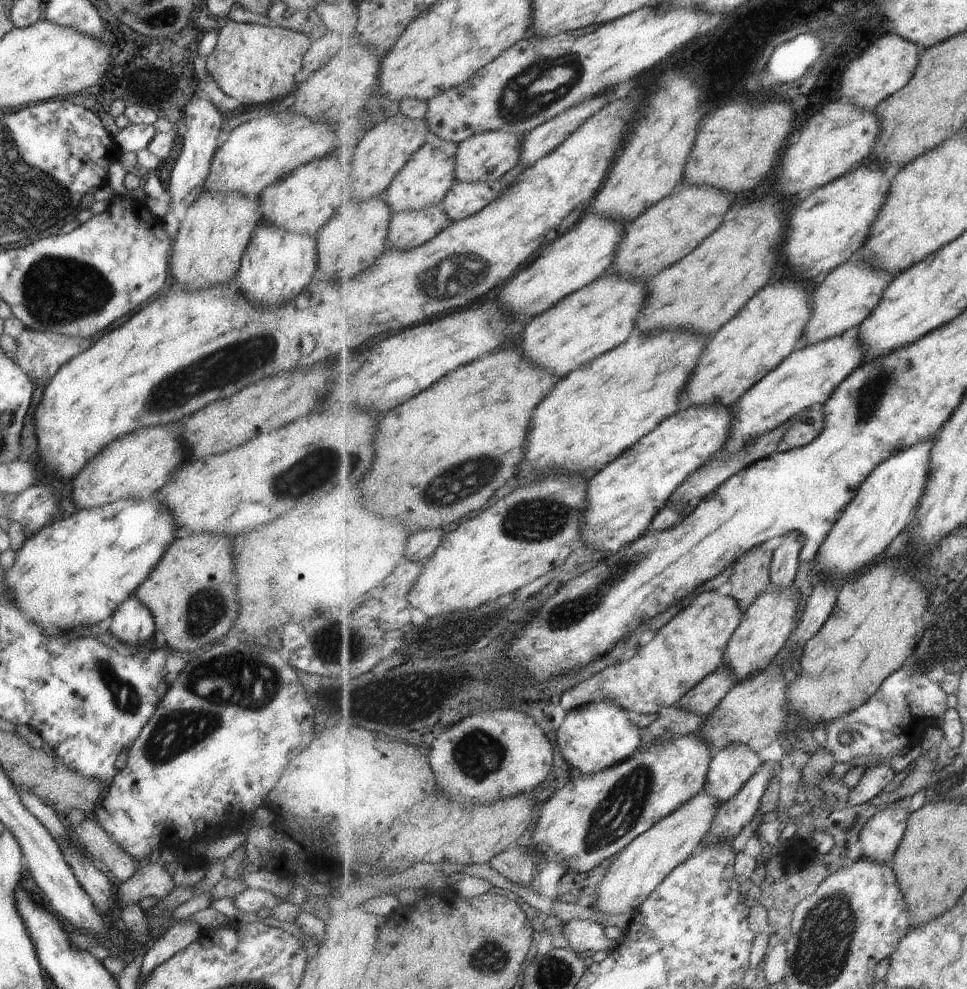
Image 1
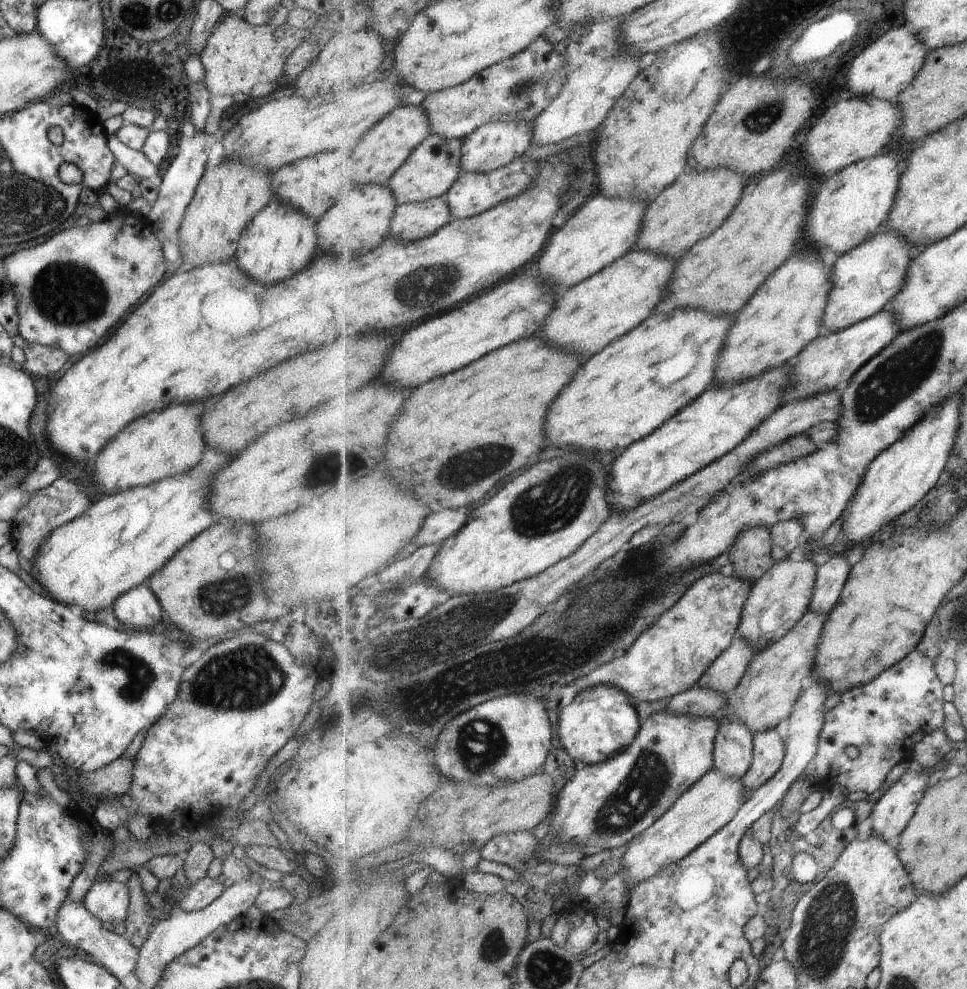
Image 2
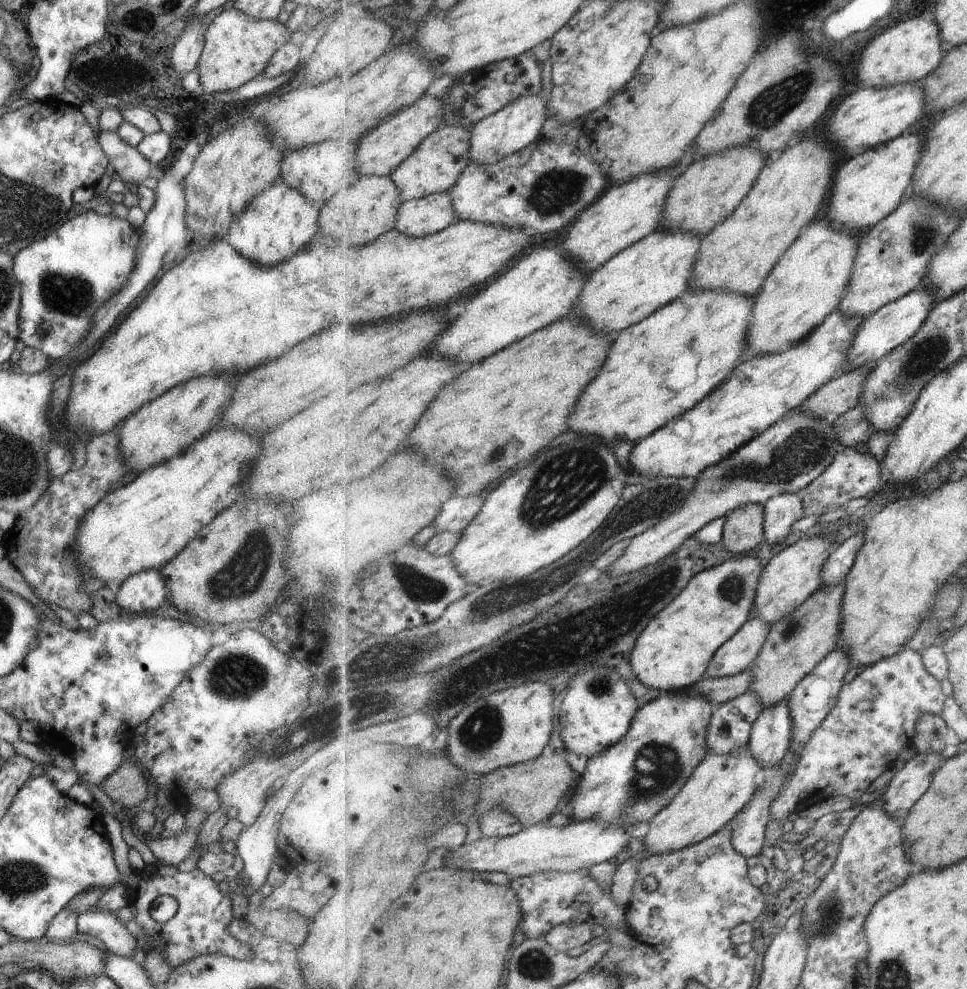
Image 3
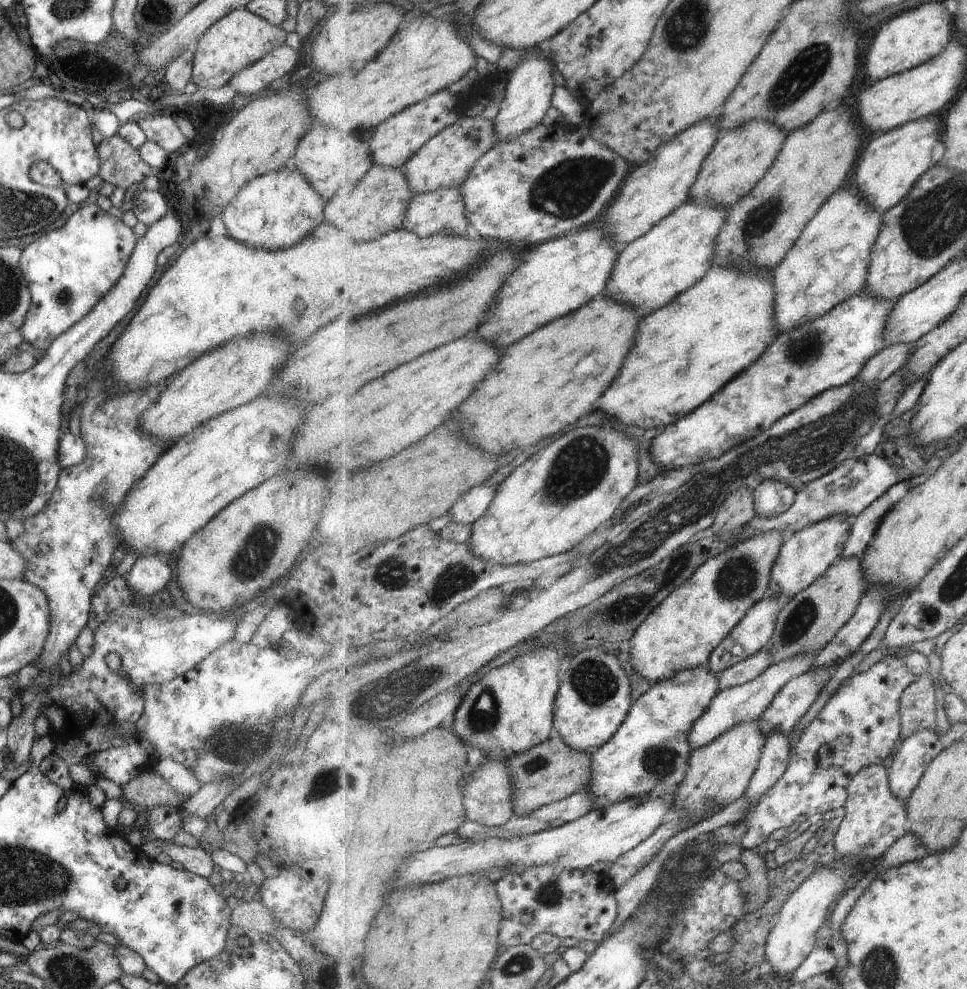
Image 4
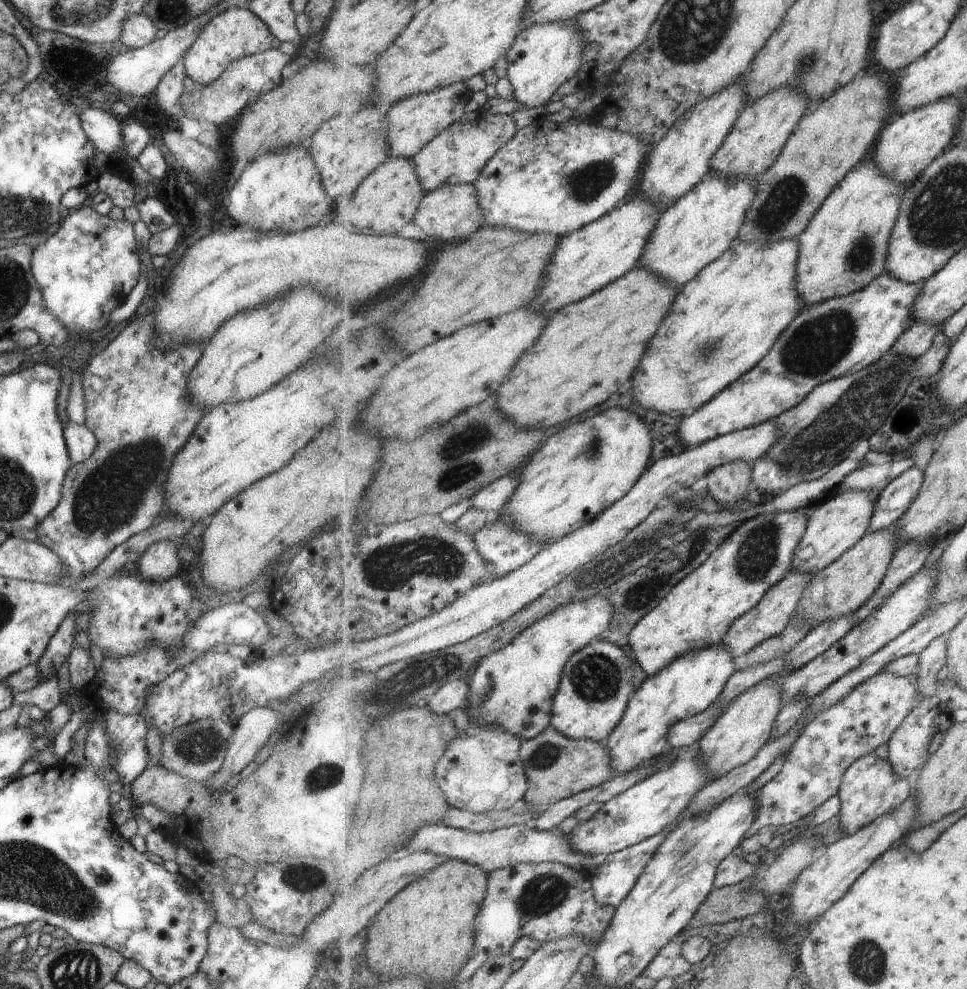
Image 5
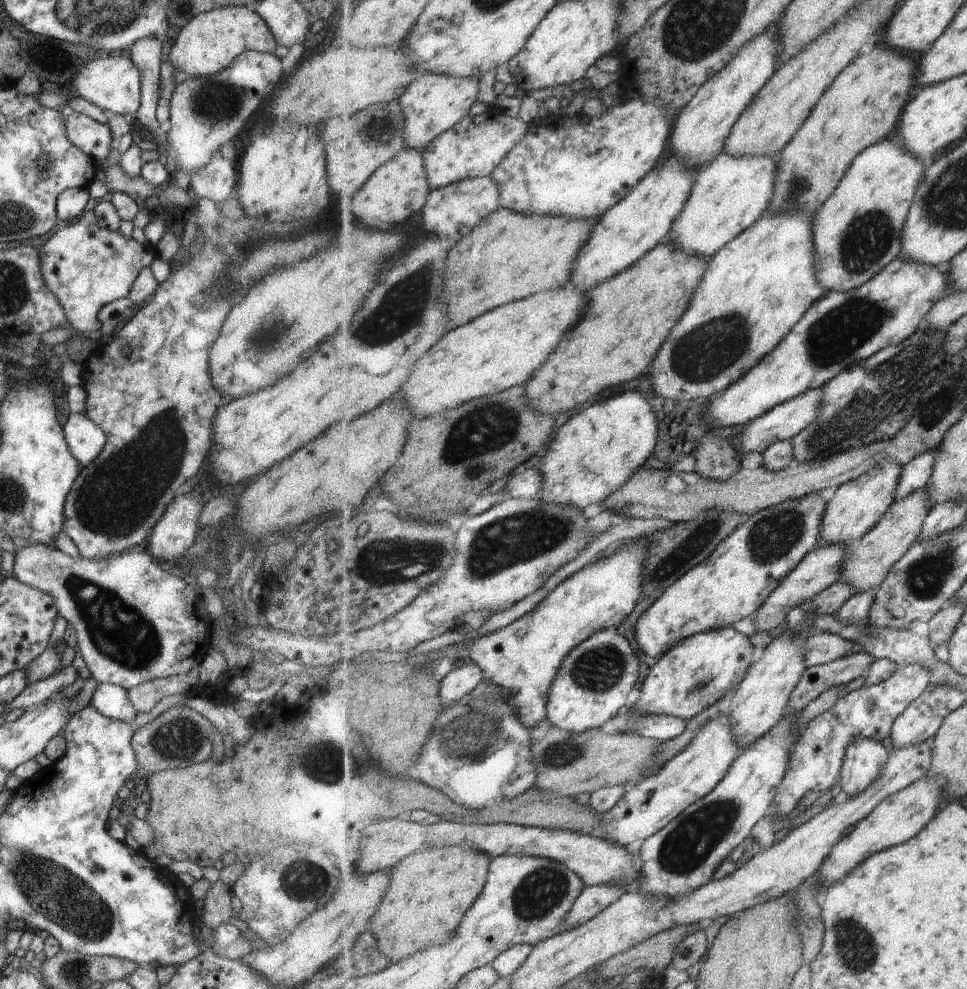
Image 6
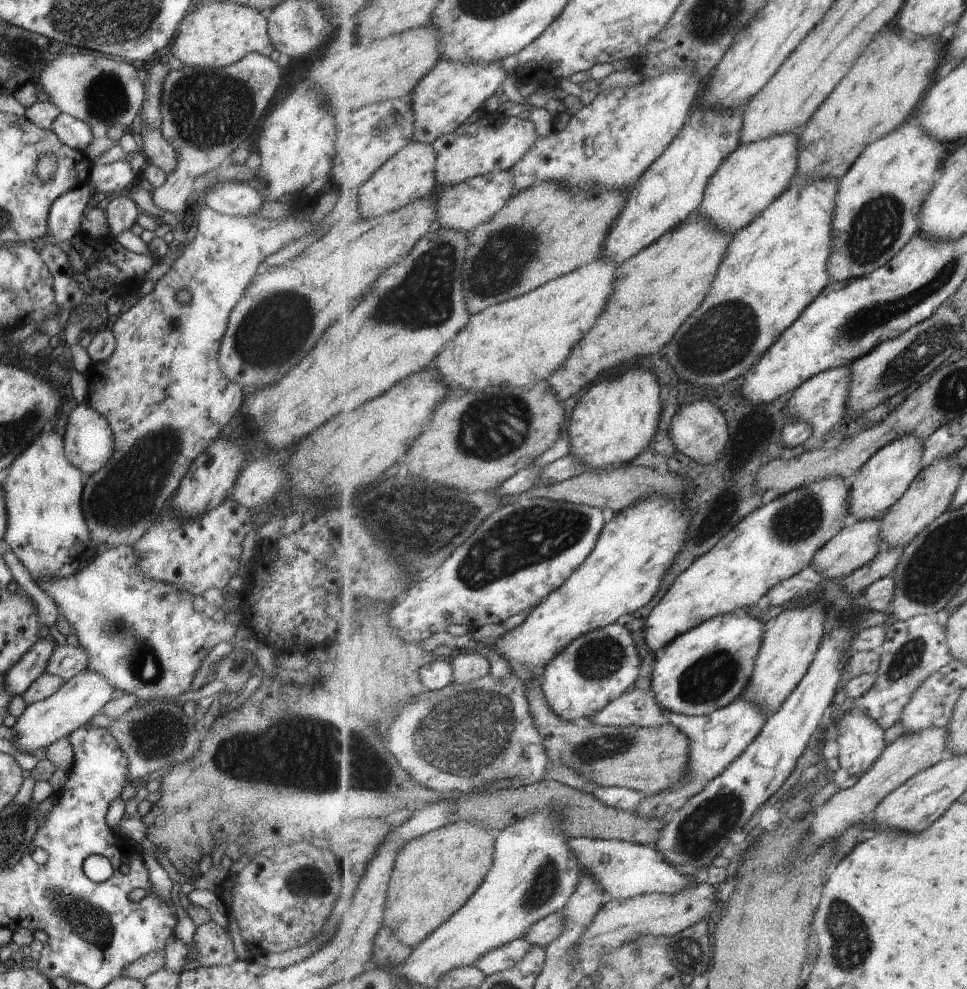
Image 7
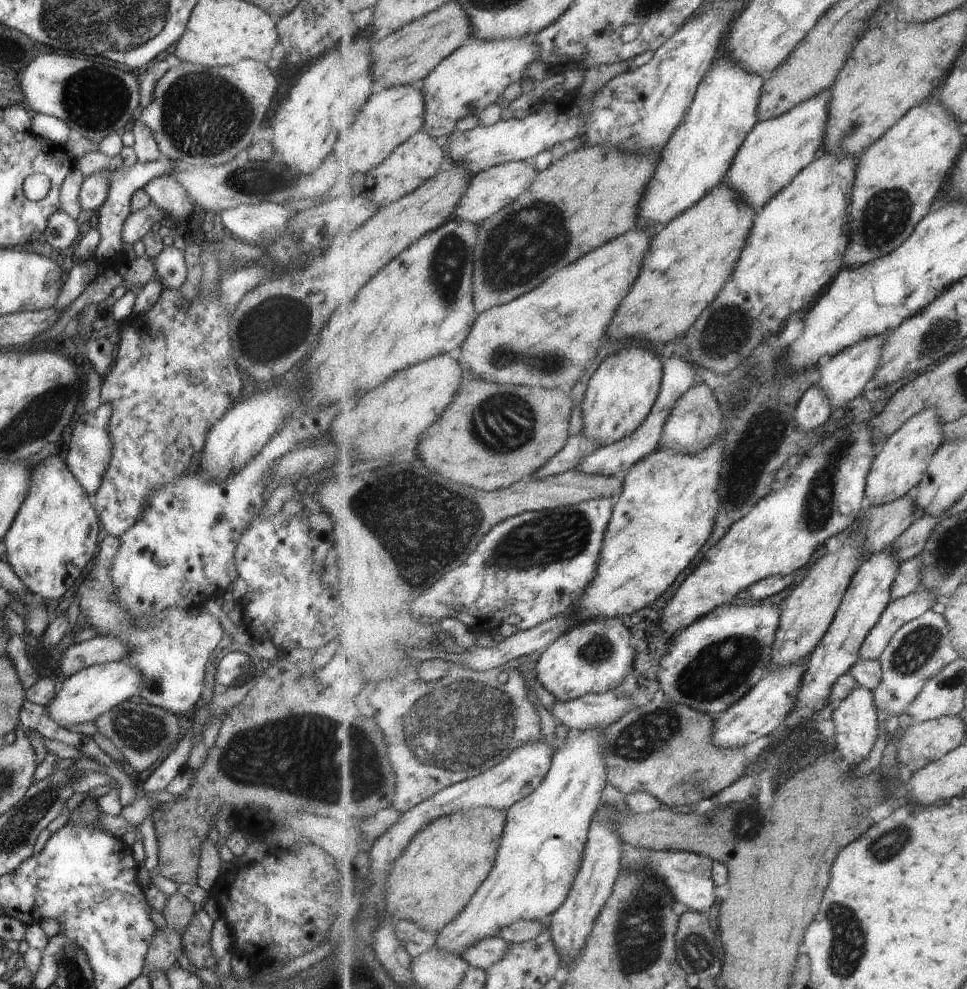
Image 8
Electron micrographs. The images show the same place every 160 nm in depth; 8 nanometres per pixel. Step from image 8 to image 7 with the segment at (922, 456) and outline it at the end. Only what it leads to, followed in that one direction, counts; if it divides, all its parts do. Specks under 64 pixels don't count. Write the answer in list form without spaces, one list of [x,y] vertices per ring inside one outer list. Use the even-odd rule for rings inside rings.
[[[907,435],[877,452],[870,462],[849,480],[850,487],[853,489],[850,492],[849,520],[857,522],[883,518],[890,508],[906,494],[911,483],[923,470],[922,450],[924,448],[924,441],[915,435]]]

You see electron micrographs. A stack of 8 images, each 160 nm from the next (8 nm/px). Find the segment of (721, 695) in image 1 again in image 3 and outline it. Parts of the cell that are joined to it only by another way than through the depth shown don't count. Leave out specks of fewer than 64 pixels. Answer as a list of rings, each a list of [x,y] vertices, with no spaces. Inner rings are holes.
[[[754,616],[715,653],[705,679],[732,677],[749,671],[767,642],[771,624]]]

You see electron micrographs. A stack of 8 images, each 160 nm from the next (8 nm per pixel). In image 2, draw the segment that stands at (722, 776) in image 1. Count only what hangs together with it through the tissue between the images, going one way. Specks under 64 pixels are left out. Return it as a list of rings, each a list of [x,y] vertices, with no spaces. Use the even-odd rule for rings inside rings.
[[[725,720],[716,738],[714,768],[725,776],[742,779],[752,767],[754,746],[754,734],[746,724]]]

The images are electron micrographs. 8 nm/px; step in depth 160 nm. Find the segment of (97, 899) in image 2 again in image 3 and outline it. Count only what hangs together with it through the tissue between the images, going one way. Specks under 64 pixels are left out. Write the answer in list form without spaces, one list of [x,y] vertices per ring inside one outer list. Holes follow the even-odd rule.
[[[105,909],[83,911],[77,915],[76,932],[89,934],[90,942],[114,955],[131,957],[135,938],[125,929],[125,923],[119,921],[116,912]]]

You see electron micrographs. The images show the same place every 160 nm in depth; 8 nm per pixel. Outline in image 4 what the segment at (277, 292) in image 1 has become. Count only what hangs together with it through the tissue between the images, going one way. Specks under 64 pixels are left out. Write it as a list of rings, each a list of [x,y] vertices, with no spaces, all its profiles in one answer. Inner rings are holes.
[[[289,164],[248,180],[221,211],[220,220],[231,238],[256,248],[285,249],[324,222],[322,198],[307,179]]]

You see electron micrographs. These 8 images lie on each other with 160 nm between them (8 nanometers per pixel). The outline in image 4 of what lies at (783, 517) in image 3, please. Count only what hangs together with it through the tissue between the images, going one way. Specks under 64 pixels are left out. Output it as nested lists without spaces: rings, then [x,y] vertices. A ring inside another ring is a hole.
[[[767,479],[753,492],[756,514],[770,519],[786,513],[795,504],[796,494],[792,486]]]

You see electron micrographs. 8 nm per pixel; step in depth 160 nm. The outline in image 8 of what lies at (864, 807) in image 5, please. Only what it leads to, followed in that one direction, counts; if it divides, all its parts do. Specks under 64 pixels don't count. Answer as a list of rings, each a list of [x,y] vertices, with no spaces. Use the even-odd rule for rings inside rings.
[[[859,685],[850,697],[840,702],[837,709],[833,711],[835,724],[836,747],[843,757],[843,762],[848,766],[855,767],[867,760],[871,754],[877,738],[879,738],[879,720],[877,720],[877,707],[873,690]]]

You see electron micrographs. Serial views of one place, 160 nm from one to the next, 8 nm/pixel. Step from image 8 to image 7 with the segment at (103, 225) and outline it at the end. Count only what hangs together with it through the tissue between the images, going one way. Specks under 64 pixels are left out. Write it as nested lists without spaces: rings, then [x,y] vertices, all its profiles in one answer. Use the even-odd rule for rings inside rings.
[[[123,192],[116,199],[109,200],[104,213],[107,218],[108,236],[114,238],[116,234],[127,230],[136,222],[139,210],[133,199]]]

